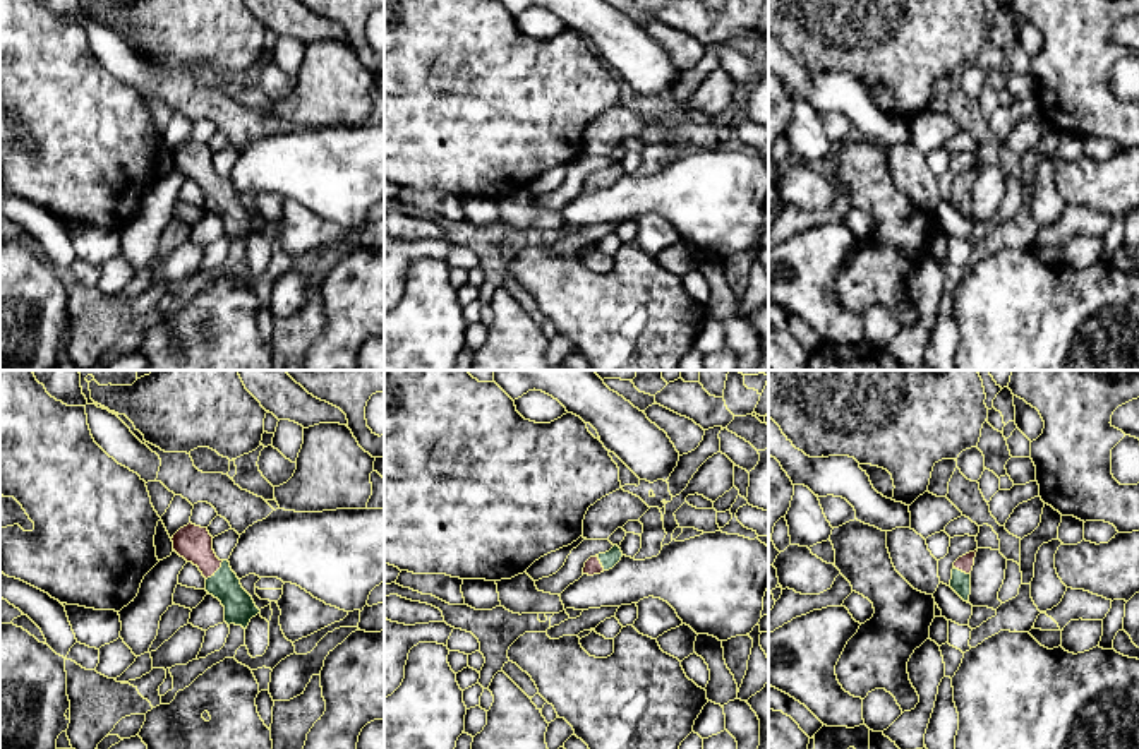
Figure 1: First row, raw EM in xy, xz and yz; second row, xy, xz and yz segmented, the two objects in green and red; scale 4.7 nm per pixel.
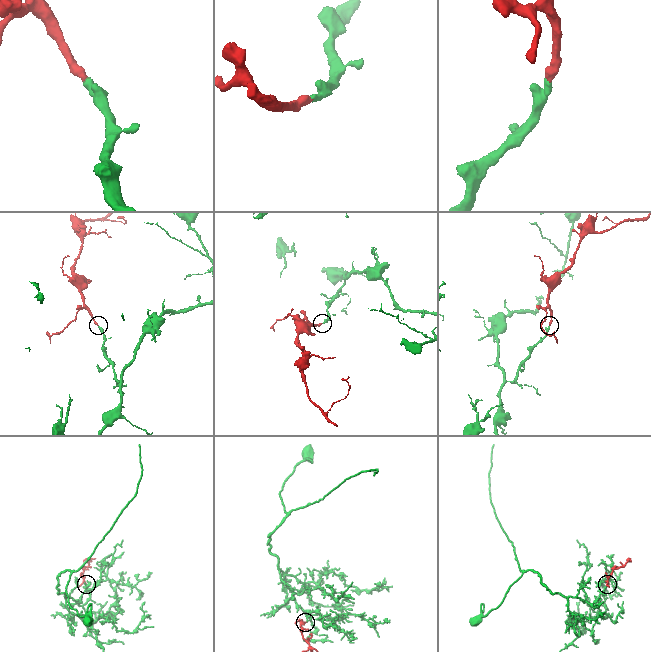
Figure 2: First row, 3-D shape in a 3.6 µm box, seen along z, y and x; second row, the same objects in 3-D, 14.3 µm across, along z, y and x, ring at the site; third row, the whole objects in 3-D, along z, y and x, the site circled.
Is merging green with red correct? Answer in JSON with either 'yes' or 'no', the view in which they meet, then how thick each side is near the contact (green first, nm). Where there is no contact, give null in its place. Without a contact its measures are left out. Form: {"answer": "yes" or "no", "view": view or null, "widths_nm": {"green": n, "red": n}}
{"answer": "yes", "view": "xy", "widths_nm": {"green": 140, "red": 170}}

